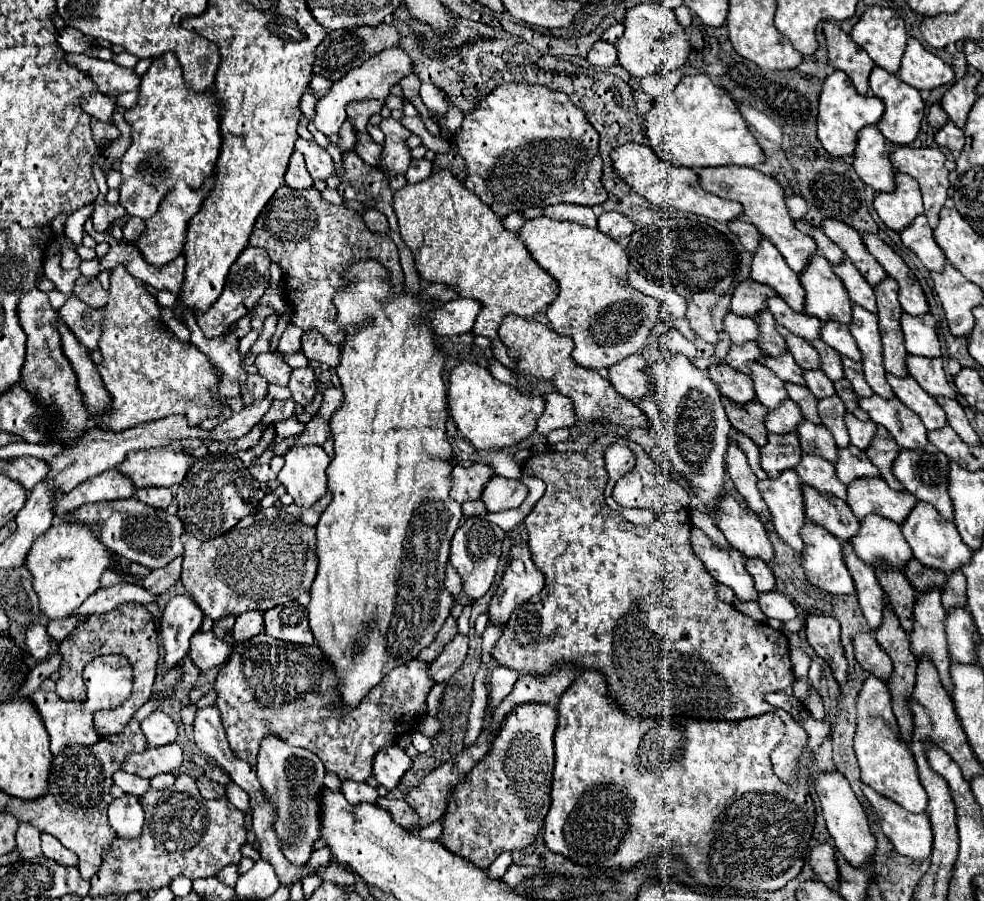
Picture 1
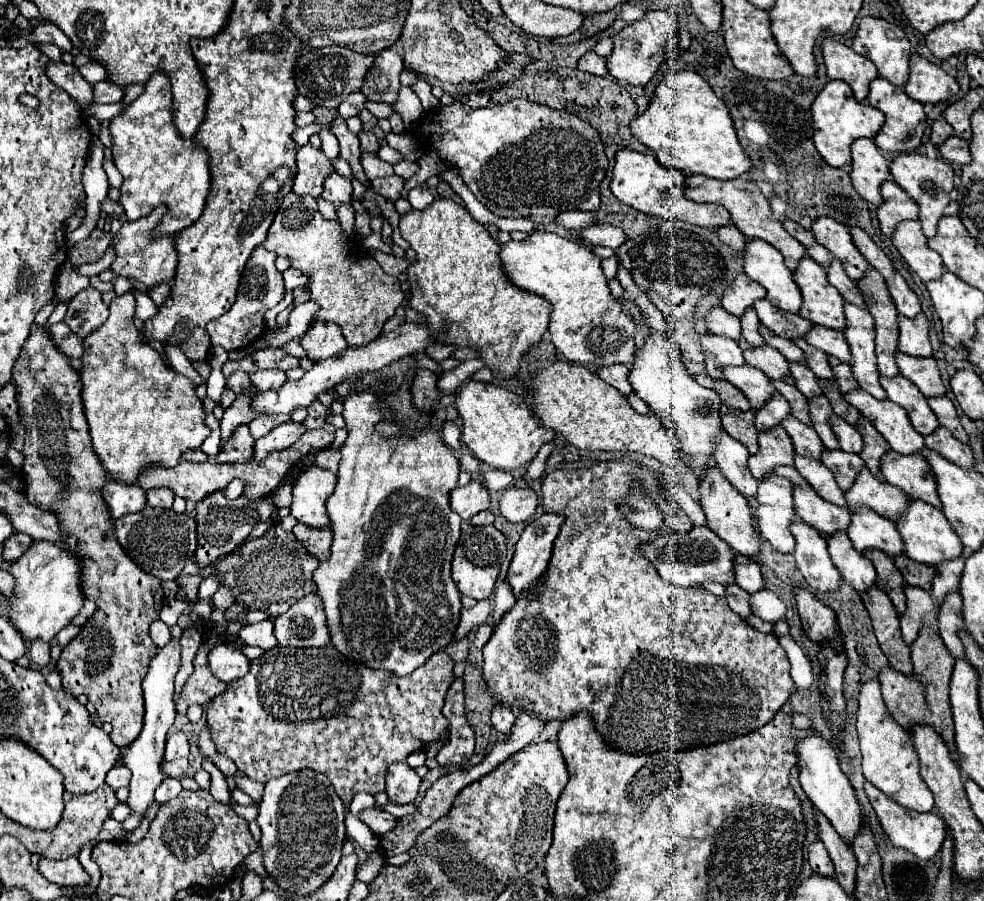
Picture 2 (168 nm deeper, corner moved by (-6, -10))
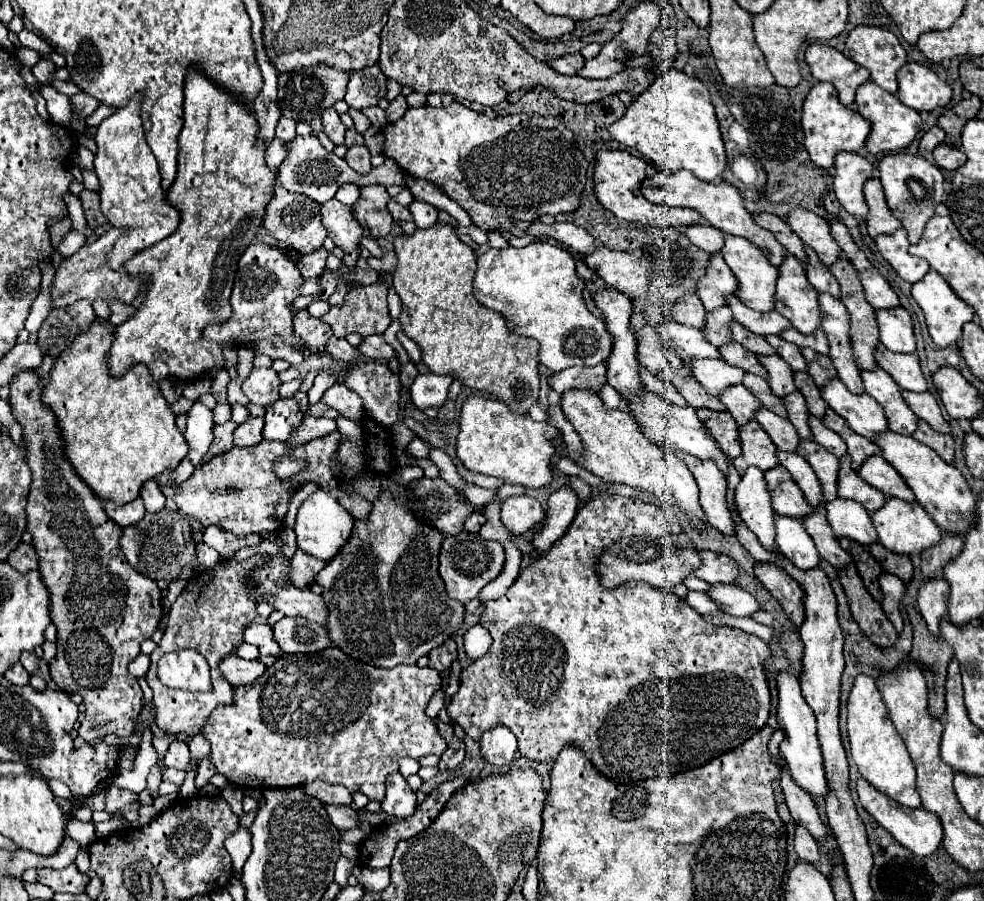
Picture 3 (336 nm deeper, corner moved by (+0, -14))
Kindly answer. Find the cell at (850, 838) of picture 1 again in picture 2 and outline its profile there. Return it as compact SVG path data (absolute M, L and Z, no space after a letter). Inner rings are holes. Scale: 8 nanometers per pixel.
M813 735L809 739L803 739L797 743L797 755L799 755L799 781L807 797L813 801L813 805L831 821L839 837L847 843L853 845L857 833L863 827L863 813L861 813L861 803L857 799L857 793L853 785L849 783L847 775L839 769L835 751L829 741L825 741L821 735Z

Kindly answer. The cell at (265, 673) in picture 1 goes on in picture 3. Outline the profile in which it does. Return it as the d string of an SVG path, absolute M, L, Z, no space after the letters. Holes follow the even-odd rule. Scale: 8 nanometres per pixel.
M329 647L319 653L307 653L307 655L283 655L277 659L267 671L251 685L235 687L233 691L233 703L231 705L219 704L215 711L209 715L207 723L203 725L201 733L209 739L211 743L211 761L217 767L217 773L225 775L229 783L235 783L237 787L249 787L249 789L263 789L263 787L299 787L315 779L323 779L329 783L339 783L345 785L349 791L361 791L365 793L371 801L383 801L385 797L385 777L395 773L399 769L399 759L401 757L421 757L421 755L441 755L445 751L445 741L437 733L437 725L433 719L425 715L425 707L433 693L441 687L441 677L435 669L431 667L417 667L417 665L397 665L393 669L381 669L367 665L363 661L357 661L349 655L345 655L339 647Z

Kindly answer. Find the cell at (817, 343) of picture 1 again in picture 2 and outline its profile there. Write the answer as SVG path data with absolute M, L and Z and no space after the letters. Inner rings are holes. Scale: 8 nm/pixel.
M795 339L795 343L803 349L805 357L807 357L807 363L809 363L809 369L819 377L819 379L833 379L833 371L831 371L831 365L827 361L827 353L811 347L809 343L805 343L805 339Z

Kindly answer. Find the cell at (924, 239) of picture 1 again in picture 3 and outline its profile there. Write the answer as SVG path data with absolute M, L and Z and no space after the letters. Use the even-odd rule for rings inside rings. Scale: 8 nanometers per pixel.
M897 229L891 235L875 237L875 245L883 259L897 271L897 275L909 283L917 283L921 275L929 271L929 263L925 259L907 253L909 241L905 229Z

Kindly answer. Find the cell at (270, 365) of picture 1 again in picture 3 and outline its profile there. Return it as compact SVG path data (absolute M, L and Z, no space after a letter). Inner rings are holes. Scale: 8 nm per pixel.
M273 367L253 369L251 375L243 381L243 393L255 405L267 407L279 399L279 377Z

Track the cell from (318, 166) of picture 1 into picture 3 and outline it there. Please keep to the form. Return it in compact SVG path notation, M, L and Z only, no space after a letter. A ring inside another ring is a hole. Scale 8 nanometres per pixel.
M331 199L321 205L321 217L333 243L345 251L343 265L353 271L359 259L359 239L363 237L363 229L355 221L351 207Z

